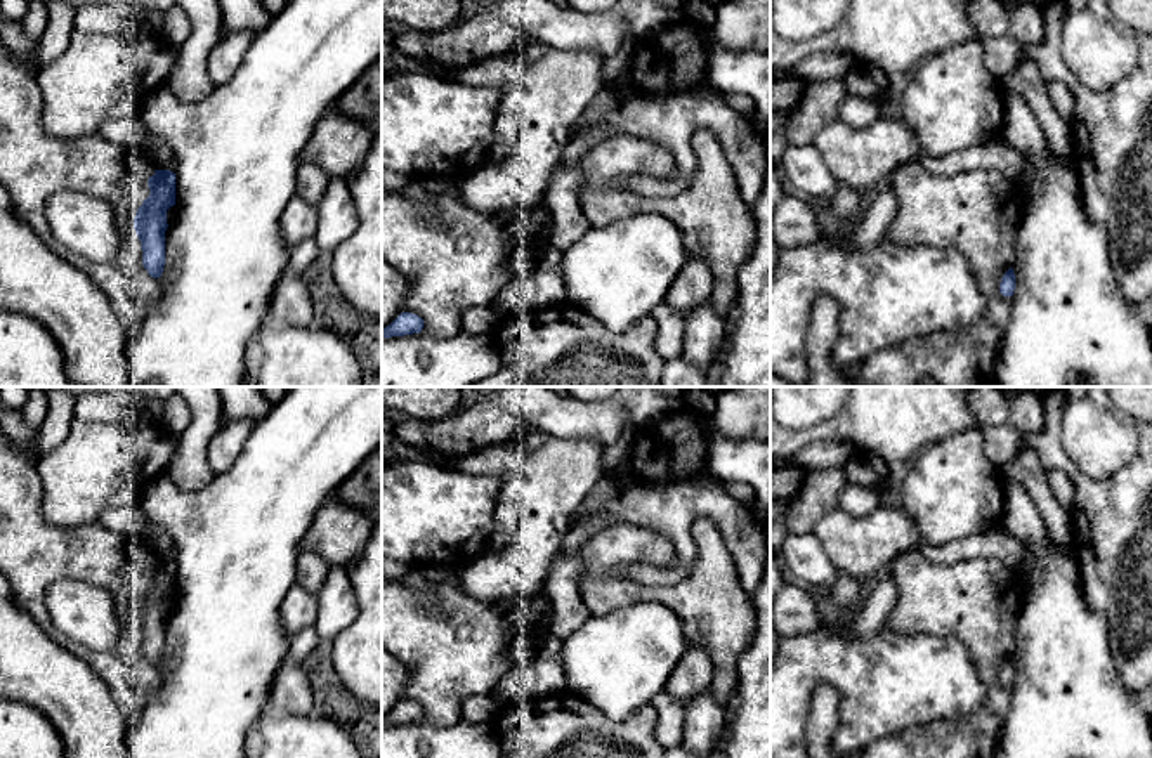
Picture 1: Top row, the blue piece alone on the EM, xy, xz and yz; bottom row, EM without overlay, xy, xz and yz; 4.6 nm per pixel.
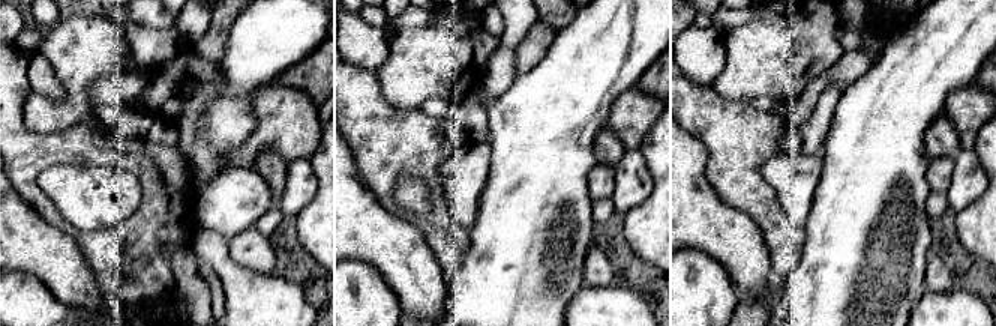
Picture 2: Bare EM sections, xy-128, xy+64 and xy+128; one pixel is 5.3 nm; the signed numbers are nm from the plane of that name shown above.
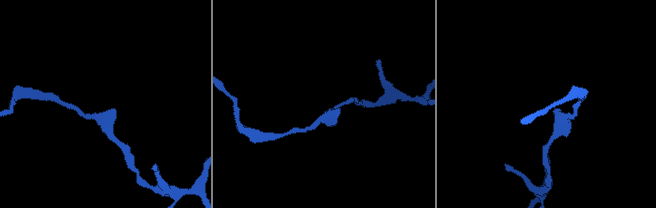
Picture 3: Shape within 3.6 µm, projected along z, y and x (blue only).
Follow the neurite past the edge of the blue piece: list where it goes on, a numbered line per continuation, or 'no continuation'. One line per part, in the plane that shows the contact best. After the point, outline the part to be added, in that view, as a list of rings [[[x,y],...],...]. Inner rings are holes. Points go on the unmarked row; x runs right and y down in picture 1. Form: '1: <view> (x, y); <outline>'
no continuation

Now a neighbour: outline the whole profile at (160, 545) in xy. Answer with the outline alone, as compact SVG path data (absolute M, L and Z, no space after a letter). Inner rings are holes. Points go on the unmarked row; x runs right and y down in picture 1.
M144 519L144 527L147 529L149 538L151 538L151 543L149 543L151 557L163 559L173 546L170 534L163 527L160 527L146 519Z

